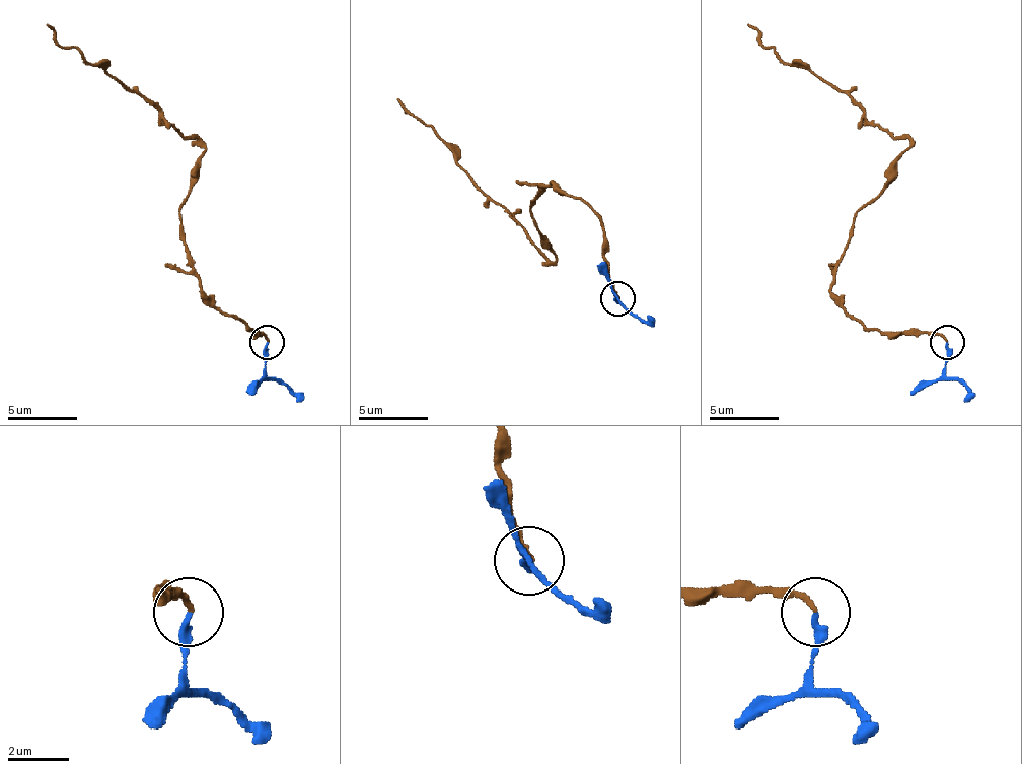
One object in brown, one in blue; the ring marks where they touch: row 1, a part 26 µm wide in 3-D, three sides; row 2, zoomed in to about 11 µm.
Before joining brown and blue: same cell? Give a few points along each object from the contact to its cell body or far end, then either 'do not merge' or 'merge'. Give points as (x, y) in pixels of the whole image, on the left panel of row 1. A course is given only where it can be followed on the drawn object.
course brown (266, 343), (203, 290), (181, 241), (178, 210), (203, 143), (105, 67), (60, 46), (46, 24); course blue (266, 343), (266, 374), (304, 399); merge

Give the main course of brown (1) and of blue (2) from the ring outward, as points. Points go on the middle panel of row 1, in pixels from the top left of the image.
1: (616, 297), (609, 280), (602, 220), (554, 182), (532, 200), (529, 210), (554, 263), (522, 224), (396, 98)
2: (616, 297), (634, 315), (655, 322)

